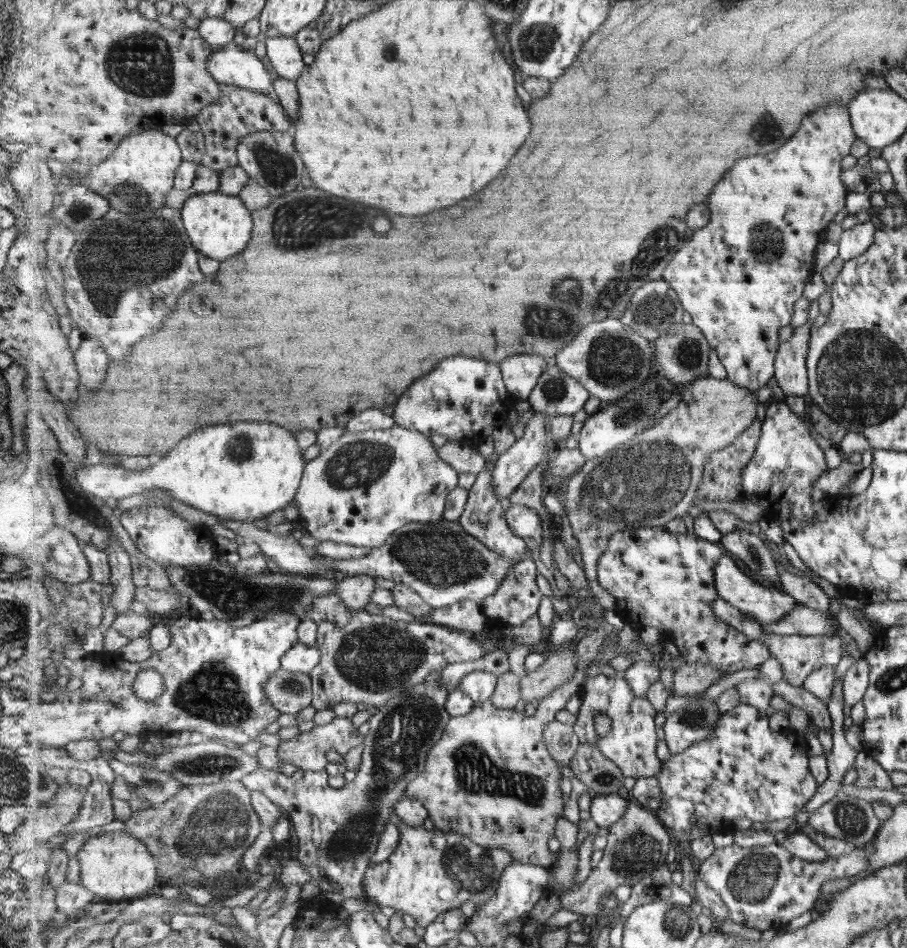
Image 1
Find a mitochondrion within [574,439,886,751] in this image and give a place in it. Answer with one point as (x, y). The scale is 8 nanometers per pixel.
(699, 718)

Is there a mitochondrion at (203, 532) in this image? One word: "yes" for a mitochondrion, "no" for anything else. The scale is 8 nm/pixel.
no

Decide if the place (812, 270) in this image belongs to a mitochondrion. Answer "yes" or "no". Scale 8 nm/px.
no

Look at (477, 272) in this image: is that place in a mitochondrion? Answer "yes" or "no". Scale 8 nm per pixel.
no

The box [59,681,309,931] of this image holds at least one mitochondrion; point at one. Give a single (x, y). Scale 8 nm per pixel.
(220, 826)

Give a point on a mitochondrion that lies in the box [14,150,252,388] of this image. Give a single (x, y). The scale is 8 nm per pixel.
(123, 251)

